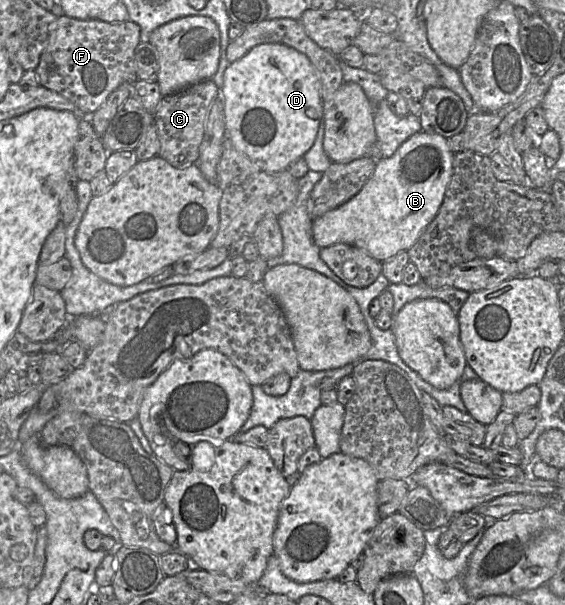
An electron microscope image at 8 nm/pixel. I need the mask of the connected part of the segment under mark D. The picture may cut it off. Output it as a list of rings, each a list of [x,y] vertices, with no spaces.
[[[280,43],[260,44],[253,47],[246,55],[230,63],[224,72],[223,85],[220,94],[224,99],[224,118],[226,135],[231,139],[234,147],[245,154],[252,162],[267,173],[276,173],[289,169],[290,165],[297,159],[303,157],[313,146],[323,118],[323,99],[319,90],[319,80],[315,68],[308,57],[296,49]]]

